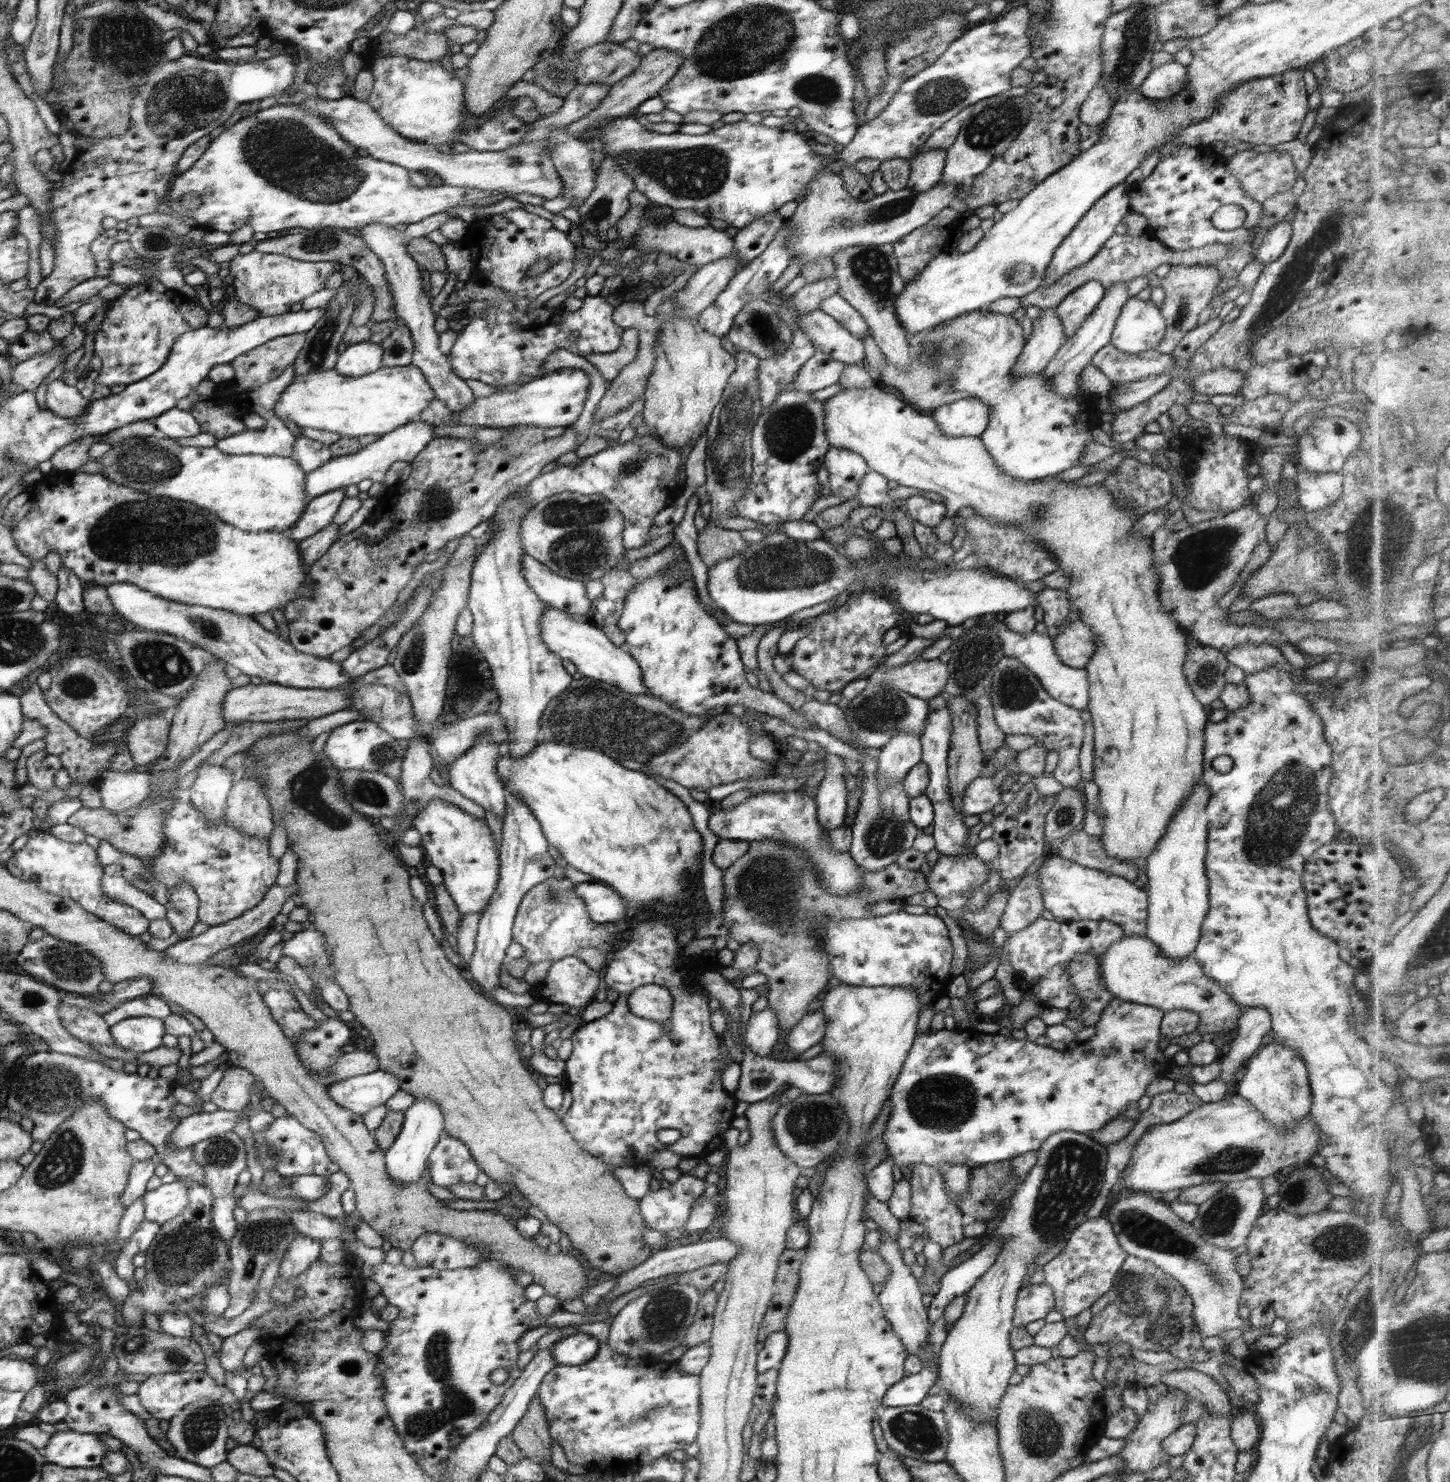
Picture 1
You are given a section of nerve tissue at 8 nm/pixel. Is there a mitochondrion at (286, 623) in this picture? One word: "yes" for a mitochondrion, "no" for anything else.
no

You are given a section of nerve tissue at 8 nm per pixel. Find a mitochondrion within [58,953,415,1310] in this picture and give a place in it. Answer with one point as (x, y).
(191, 1248)

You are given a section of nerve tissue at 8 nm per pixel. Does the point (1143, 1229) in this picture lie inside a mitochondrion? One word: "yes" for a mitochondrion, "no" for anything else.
yes

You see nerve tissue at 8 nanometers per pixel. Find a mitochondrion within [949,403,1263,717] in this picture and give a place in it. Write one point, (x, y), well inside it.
(1200, 559)

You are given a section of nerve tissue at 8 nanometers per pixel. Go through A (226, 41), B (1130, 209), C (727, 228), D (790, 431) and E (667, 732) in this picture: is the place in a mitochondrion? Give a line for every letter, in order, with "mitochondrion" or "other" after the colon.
A: other
B: other
C: other
D: mitochondrion
E: mitochondrion

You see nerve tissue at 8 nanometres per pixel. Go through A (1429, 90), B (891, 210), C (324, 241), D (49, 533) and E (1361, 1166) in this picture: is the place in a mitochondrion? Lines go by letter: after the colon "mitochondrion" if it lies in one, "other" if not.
A: other
B: mitochondrion
C: mitochondrion
D: other
E: other

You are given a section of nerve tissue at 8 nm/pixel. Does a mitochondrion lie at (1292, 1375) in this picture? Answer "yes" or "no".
no

